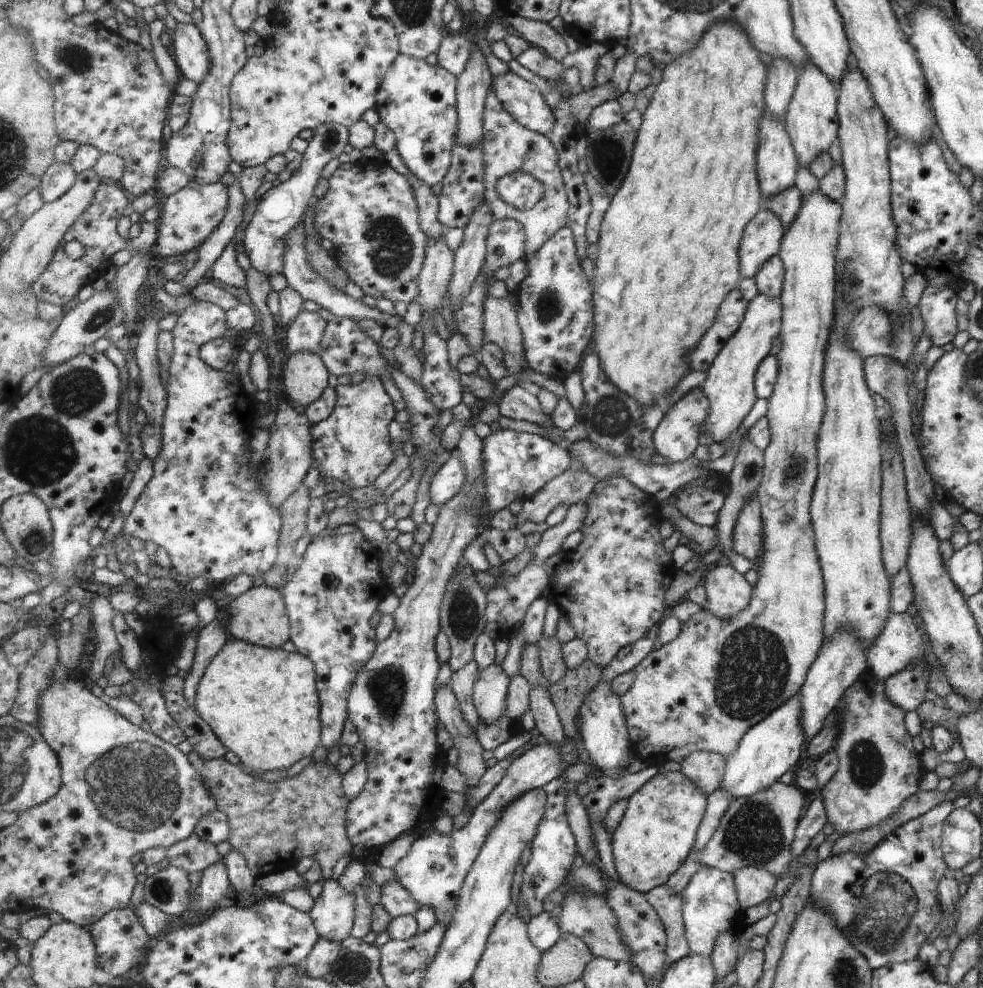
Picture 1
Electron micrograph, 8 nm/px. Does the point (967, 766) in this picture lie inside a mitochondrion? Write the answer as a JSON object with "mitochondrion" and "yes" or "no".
{"mitochondrion":"no"}

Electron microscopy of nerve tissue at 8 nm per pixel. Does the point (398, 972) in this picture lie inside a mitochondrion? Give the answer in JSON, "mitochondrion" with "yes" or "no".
{"mitochondrion":"no"}

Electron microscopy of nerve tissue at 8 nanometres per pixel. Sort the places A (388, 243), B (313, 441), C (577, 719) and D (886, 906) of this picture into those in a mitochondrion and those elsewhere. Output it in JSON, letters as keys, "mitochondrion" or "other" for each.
{"A":"mitochondrion","B":"other","C":"other","D":"mitochondrion"}

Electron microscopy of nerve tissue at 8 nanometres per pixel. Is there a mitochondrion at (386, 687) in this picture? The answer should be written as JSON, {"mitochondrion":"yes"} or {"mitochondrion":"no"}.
{"mitochondrion":"yes"}

